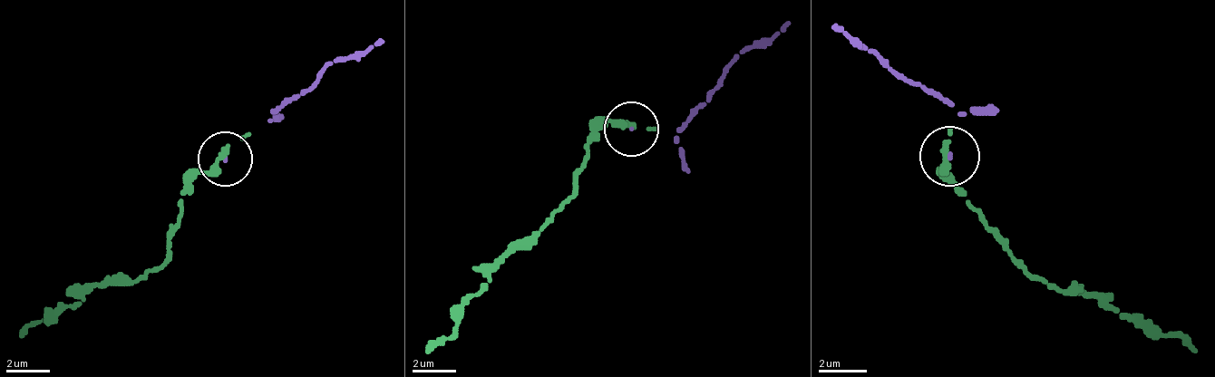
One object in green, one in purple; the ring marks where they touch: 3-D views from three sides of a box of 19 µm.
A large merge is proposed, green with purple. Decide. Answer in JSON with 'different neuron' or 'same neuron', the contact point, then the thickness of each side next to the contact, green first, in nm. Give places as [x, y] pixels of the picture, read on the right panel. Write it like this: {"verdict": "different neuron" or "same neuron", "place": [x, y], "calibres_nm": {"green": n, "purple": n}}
{"verdict": "same neuron", "place": [949, 156], "calibres_nm": {"green": 280, "purple": 90}}

